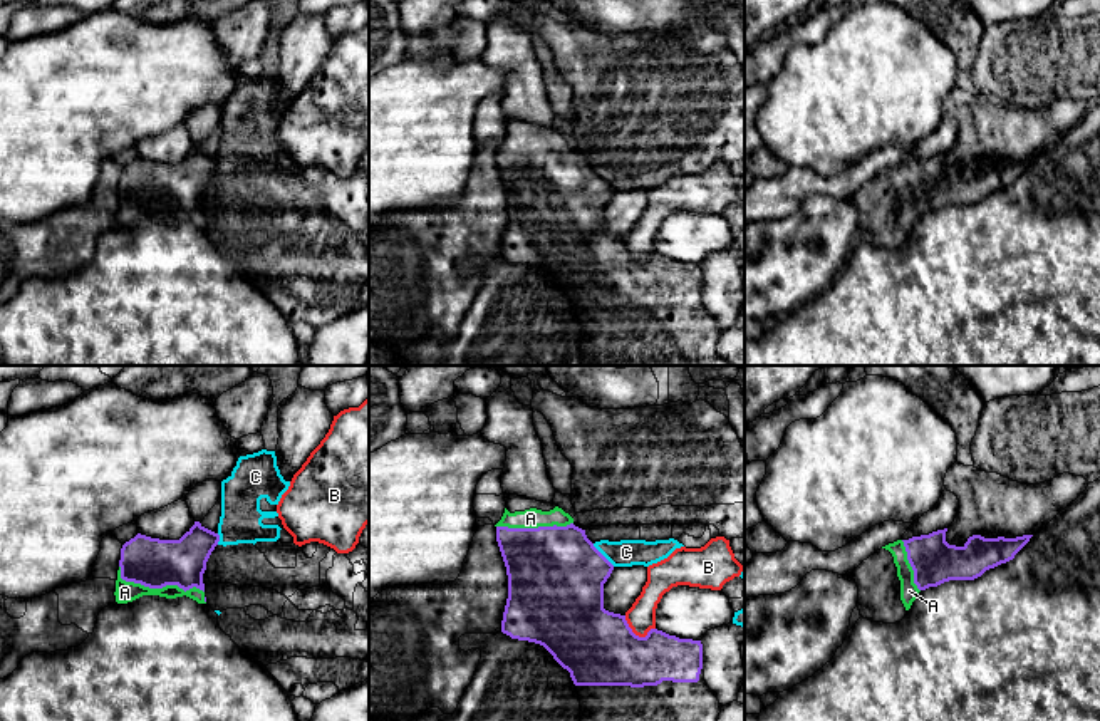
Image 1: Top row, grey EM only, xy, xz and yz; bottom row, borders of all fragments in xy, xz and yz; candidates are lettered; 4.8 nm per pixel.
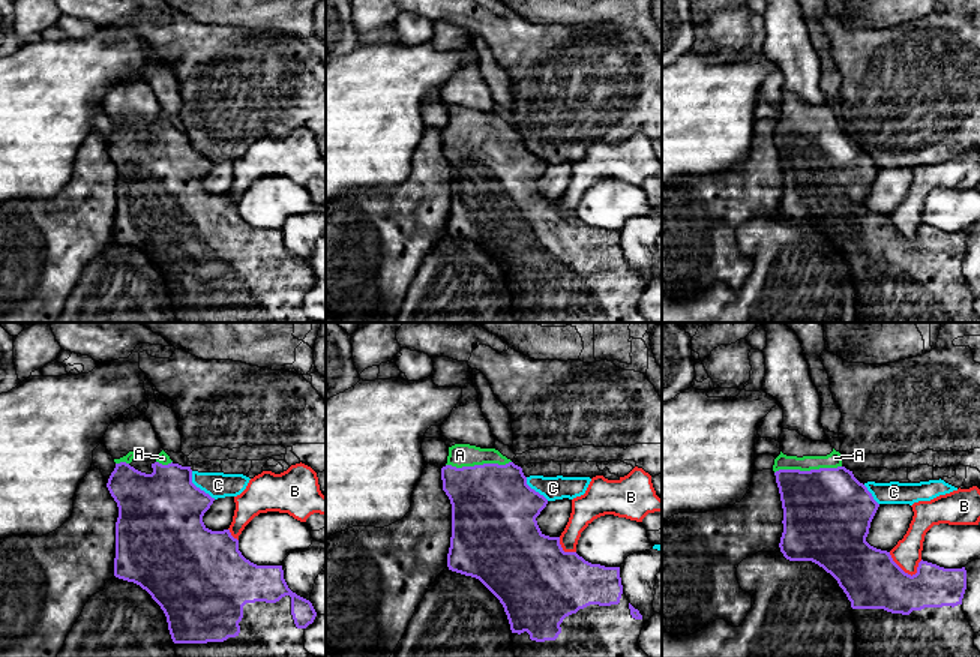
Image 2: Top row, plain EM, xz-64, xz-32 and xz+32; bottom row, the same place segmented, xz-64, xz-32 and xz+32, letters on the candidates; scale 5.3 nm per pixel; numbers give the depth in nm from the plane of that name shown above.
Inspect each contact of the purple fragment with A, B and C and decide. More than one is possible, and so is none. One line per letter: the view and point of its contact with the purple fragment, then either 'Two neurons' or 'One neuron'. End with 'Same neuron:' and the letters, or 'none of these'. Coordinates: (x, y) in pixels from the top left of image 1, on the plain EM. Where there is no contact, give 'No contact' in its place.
A: Touches purple at xy (156, 212). One neuron
B: Touches purple at xz (634, 259). Two neurons
C: Touches purple at xz (602, 180). Two neurons
Same neuron: A

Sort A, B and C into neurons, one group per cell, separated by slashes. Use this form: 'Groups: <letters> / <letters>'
Groups: A / B / C

